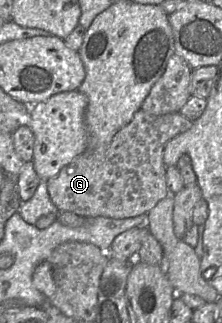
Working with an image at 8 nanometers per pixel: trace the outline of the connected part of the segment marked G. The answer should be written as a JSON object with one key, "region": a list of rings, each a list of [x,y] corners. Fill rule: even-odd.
{"region":[[[143,110],[135,112],[132,120],[120,129],[113,137],[111,143],[107,148],[98,148],[94,150],[86,150],[82,154],[78,155],[72,162],[64,166],[59,173],[46,181],[49,196],[52,202],[56,205],[59,211],[69,211],[85,218],[92,218],[97,216],[105,216],[111,218],[130,218],[147,214],[161,199],[168,195],[171,195],[166,184],[166,166],[163,160],[163,150],[165,145],[176,135],[187,131],[193,122],[180,114],[179,112],[168,113],[164,115],[151,115]]]}

